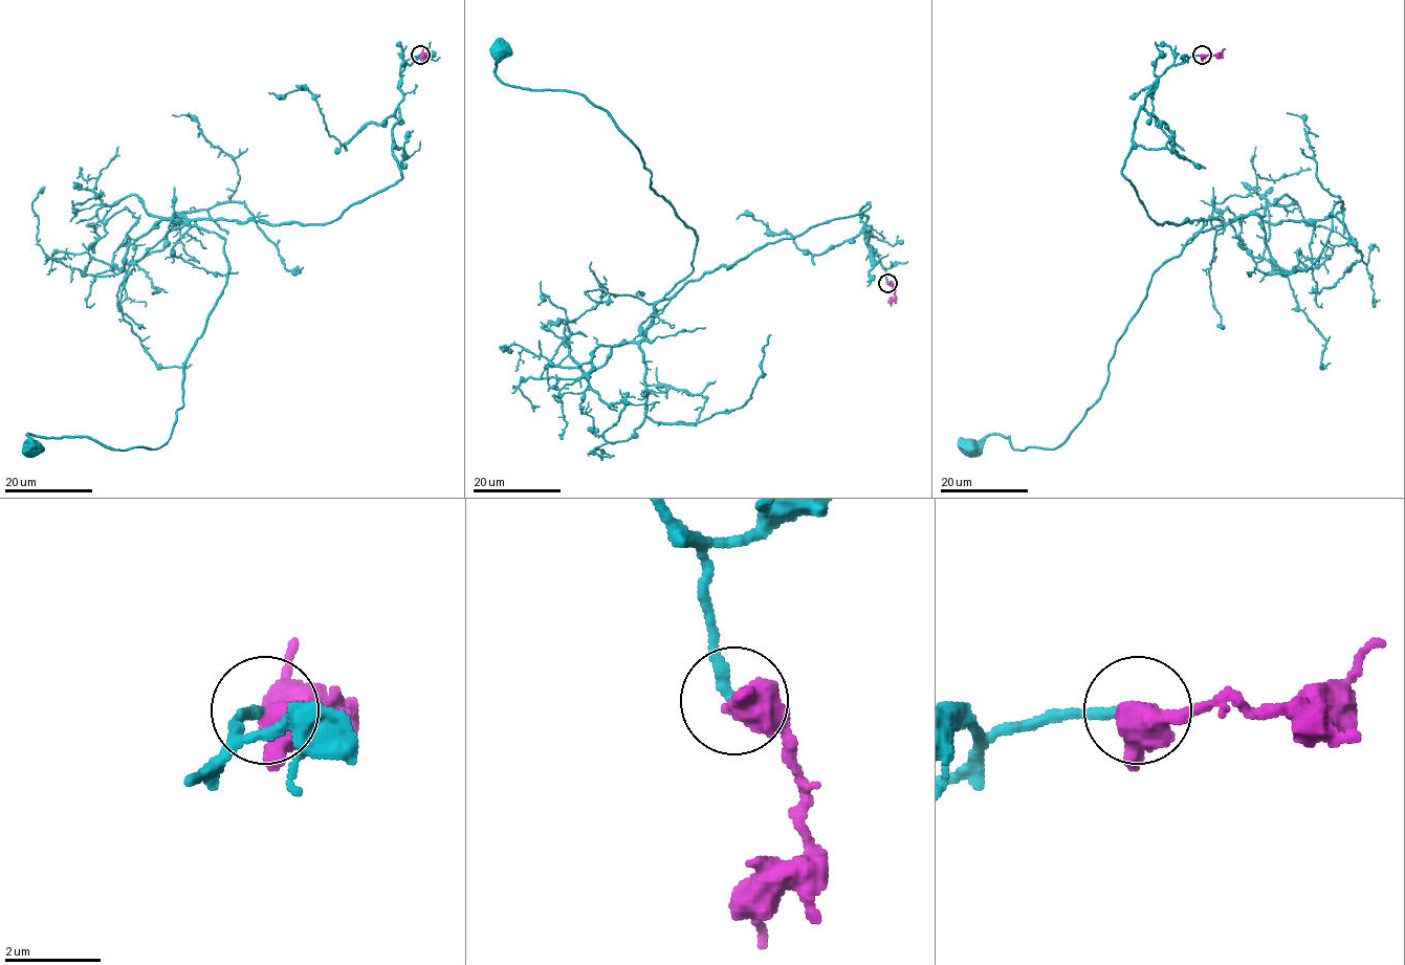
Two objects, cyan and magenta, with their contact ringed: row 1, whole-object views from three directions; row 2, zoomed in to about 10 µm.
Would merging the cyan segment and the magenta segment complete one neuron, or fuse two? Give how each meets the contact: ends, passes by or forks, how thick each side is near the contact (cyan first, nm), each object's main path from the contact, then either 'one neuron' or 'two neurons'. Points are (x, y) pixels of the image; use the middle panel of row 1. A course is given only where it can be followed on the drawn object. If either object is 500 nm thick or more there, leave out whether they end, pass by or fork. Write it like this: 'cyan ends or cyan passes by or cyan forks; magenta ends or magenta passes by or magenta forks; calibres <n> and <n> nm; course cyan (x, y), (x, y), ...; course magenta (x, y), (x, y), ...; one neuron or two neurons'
calibres 240 and 700 nm; course cyan (887, 283), (860, 215), (869, 201), (657, 302), (693, 269), (695, 232), (606, 111), (505, 84), (499, 49); course magenta (887, 283), (894, 290), (891, 305); one neuron

